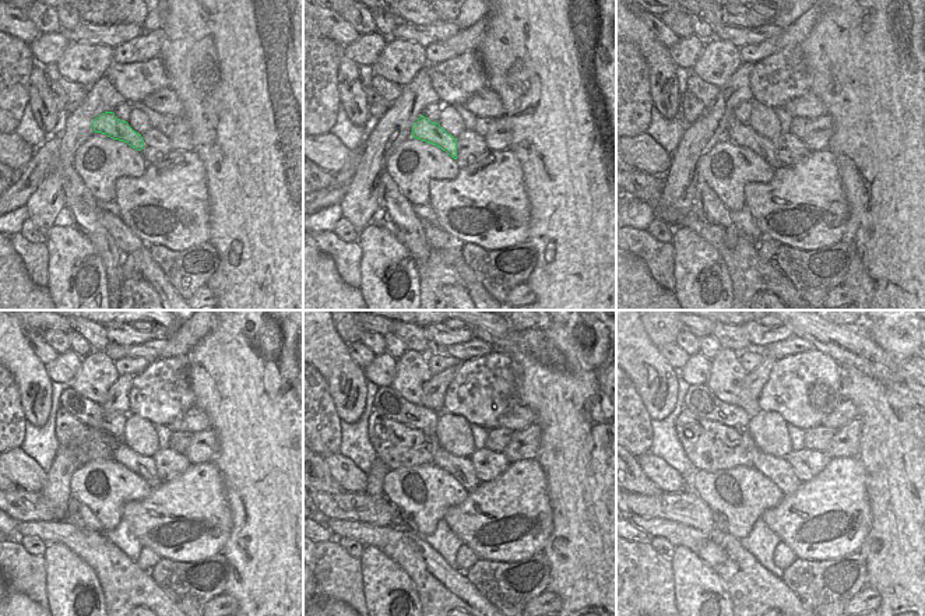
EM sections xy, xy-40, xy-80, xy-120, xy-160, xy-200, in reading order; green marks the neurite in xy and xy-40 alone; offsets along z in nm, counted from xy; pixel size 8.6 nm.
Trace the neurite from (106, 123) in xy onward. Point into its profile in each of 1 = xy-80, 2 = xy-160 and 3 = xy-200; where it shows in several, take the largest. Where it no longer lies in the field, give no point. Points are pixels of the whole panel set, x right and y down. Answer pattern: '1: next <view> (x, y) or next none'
1: next xy-80 (741, 134)
2: next xy-160 (461, 468)
3: next xy-200 (778, 471)

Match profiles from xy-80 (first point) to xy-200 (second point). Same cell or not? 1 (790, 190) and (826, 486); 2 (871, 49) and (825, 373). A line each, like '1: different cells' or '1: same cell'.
1: same cell
2: different cells

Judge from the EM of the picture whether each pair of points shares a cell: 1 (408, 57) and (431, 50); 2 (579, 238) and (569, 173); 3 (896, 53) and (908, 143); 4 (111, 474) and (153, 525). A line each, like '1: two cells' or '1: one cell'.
1: two cells
2: one cell
3: one cell
4: two cells

